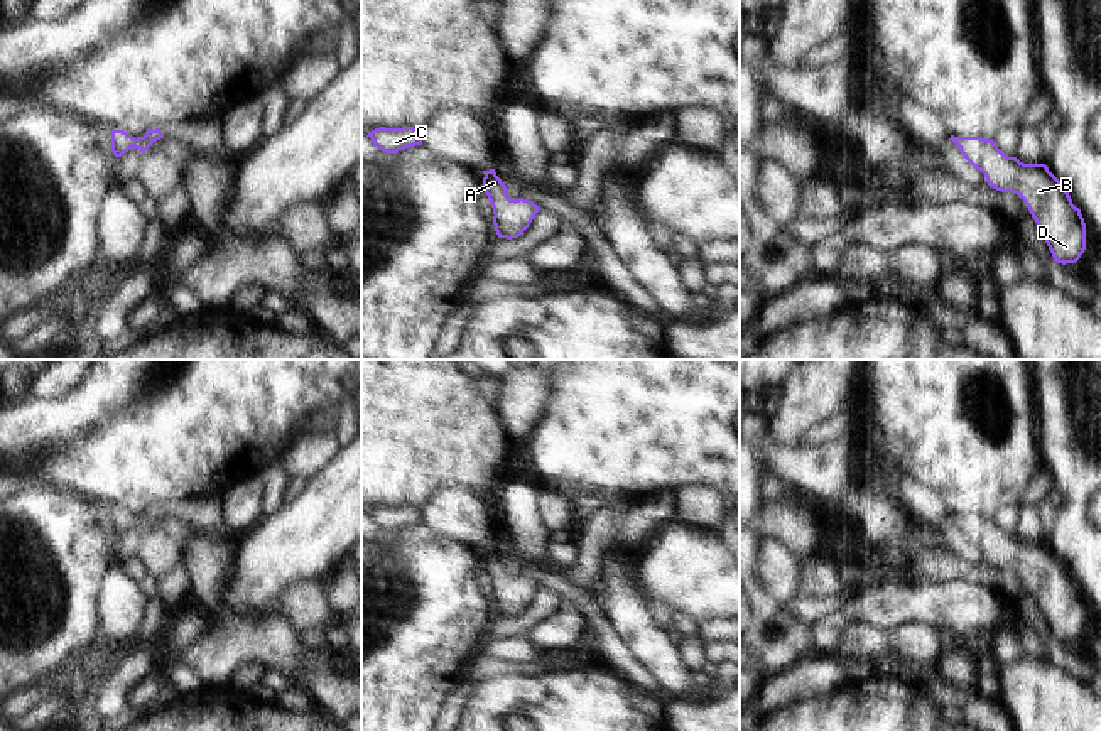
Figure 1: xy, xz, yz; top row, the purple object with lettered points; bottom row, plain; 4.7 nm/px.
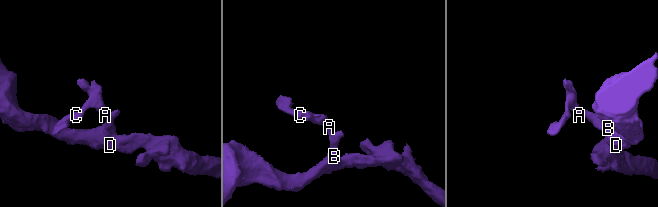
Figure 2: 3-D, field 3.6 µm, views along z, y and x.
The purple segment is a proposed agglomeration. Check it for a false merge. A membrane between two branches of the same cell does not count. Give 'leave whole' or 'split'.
leave whole

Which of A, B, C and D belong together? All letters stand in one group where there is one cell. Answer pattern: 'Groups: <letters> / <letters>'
Groups: A B C D

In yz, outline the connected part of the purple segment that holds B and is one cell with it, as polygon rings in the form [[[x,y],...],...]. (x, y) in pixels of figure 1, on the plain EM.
[[[981,515],[951,517],[964,537],[981,549],[988,564],[1018,572],[1027,582],[1054,640],[1076,642],[1086,628],[1086,601],[1072,582],[1067,566],[1045,542],[1023,542],[1003,532],[993,518]]]

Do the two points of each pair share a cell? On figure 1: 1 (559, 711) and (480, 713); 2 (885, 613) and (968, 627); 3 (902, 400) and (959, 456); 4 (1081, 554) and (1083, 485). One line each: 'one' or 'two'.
1: one
2: one
3: one
4: one

